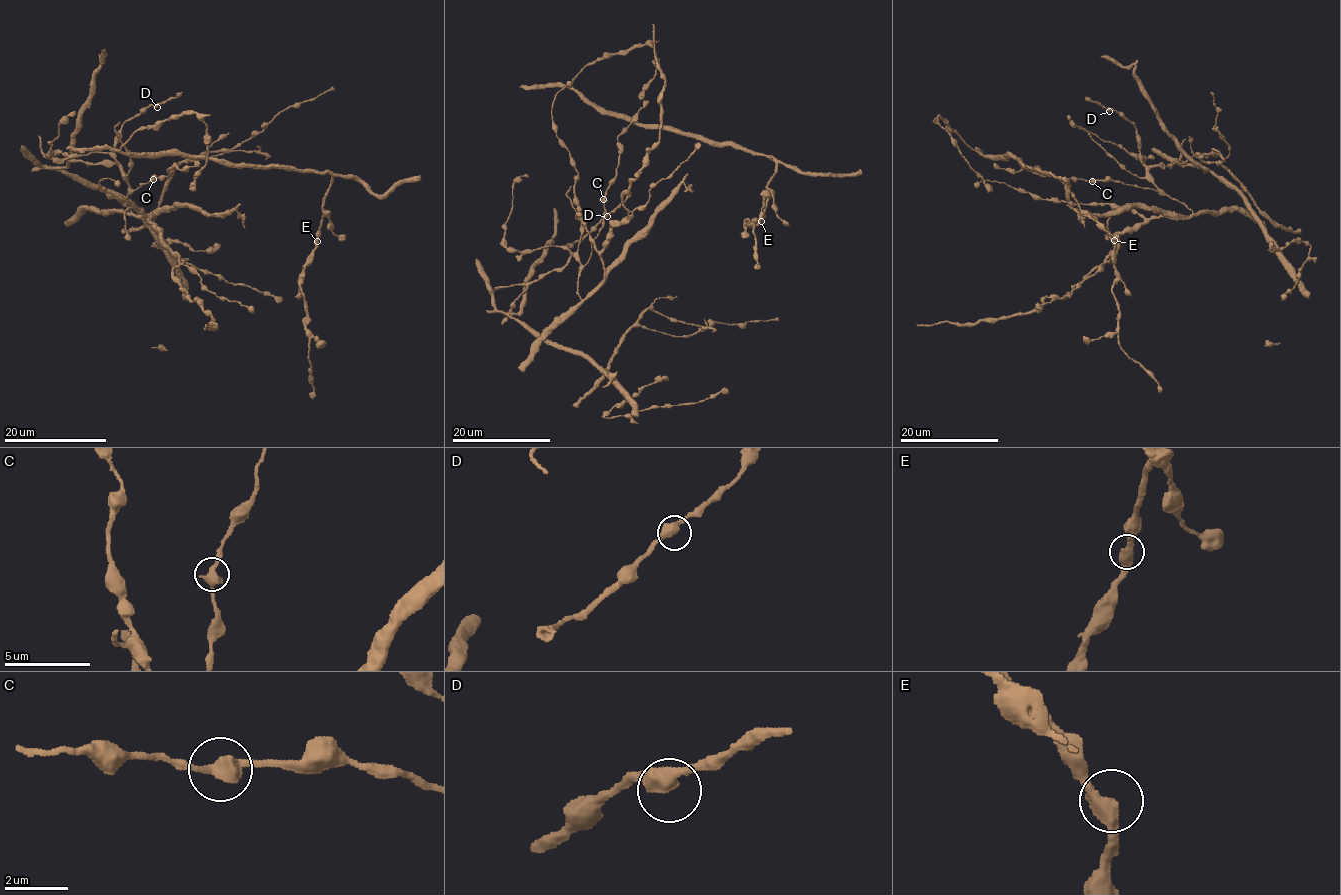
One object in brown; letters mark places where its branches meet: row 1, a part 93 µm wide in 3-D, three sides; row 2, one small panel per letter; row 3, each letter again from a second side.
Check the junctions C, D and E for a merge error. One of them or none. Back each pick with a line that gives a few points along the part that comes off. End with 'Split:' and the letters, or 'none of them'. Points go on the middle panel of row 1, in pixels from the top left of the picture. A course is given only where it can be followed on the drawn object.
Split: none of them

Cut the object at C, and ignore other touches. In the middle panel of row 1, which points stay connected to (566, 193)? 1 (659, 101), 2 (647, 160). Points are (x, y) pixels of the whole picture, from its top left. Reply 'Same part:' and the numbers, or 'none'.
Same part: 1, 2

